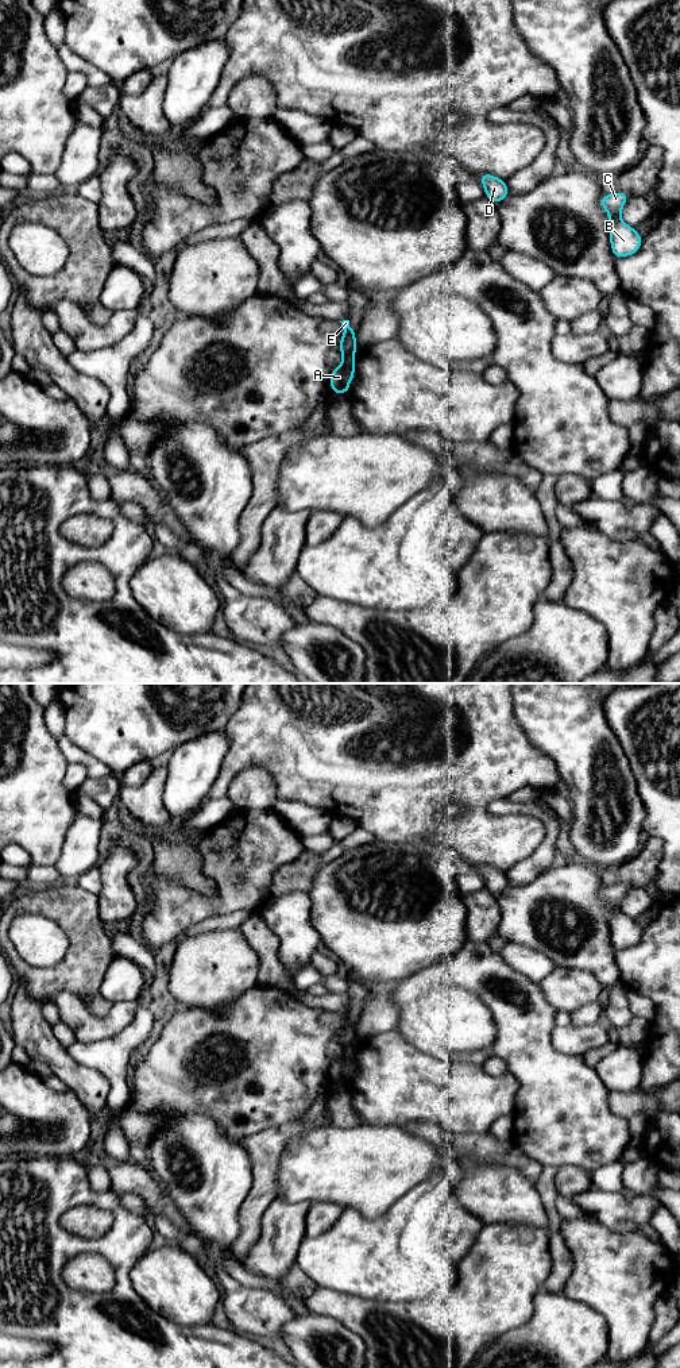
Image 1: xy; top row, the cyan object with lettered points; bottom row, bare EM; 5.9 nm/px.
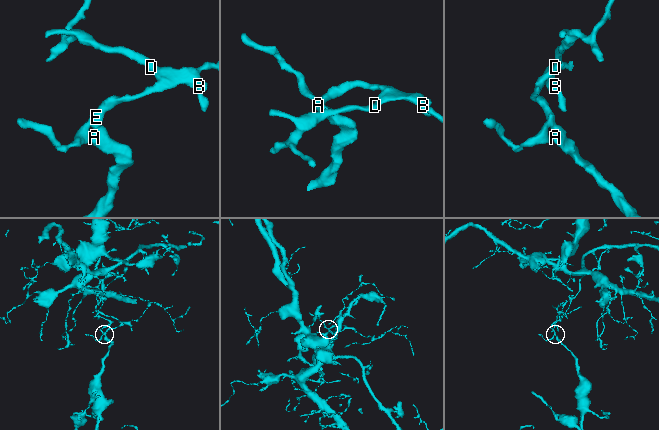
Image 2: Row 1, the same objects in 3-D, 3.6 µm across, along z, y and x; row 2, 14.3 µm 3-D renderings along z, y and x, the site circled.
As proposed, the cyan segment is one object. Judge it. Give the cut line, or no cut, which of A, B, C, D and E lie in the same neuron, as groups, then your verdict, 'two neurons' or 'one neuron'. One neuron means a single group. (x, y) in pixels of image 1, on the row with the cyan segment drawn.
xy (354, 350), (343, 354) | A / B C D E | two neurons

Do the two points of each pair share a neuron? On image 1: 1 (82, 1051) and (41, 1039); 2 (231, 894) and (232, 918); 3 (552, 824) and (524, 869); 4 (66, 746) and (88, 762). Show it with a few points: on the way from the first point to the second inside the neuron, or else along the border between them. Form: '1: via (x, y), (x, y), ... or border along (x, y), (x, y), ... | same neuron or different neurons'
1: border along (64, 1048), (77, 1062), (91, 1067) | different neurons
2: border along (252, 912), (234, 910), (212, 914), (201, 920) | different neurons
3: via (551, 836), (547, 848), (536, 859) | same neuron
4: via (72, 751), (82, 758) | same neuron

